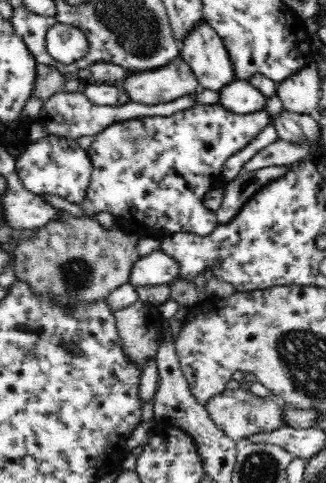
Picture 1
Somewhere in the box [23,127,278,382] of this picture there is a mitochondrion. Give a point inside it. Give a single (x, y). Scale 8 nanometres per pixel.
(76, 274)

